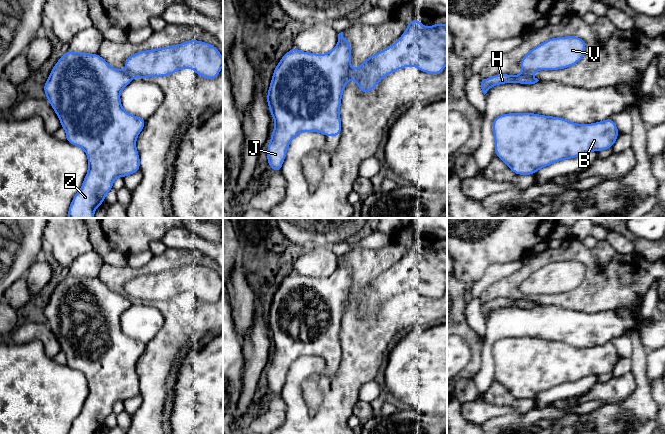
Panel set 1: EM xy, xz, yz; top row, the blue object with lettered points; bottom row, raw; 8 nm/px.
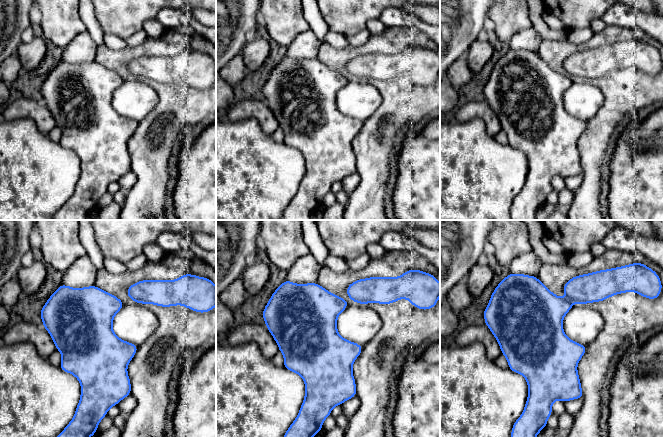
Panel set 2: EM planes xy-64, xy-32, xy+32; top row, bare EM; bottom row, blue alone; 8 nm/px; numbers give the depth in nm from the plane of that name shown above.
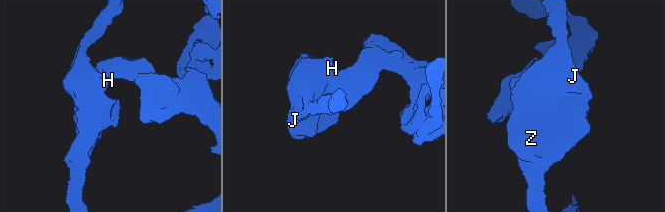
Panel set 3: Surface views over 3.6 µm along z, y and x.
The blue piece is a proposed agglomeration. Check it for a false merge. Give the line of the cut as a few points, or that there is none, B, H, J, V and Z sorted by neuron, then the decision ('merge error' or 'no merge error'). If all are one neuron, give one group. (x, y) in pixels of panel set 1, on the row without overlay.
xz (353, 294), (351, 302) | B H J Z / V | merge error

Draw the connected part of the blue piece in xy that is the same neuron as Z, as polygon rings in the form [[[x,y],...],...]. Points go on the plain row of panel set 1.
[[[70,273],[57,285],[44,308],[46,323],[65,353],[66,365],[85,375],[88,395],[80,414],[74,419],[69,434],[96,434],[104,427],[106,418],[113,413],[117,401],[124,402],[140,395],[140,381],[136,363],[145,351],[146,344],[127,337],[120,324],[121,315],[134,303],[127,295],[113,292],[99,278],[73,276]]]

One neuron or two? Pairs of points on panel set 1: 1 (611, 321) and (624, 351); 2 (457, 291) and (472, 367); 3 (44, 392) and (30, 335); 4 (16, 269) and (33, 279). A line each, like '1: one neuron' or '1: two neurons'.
1: two neurons
2: one neuron
3: two neurons
4: two neurons

